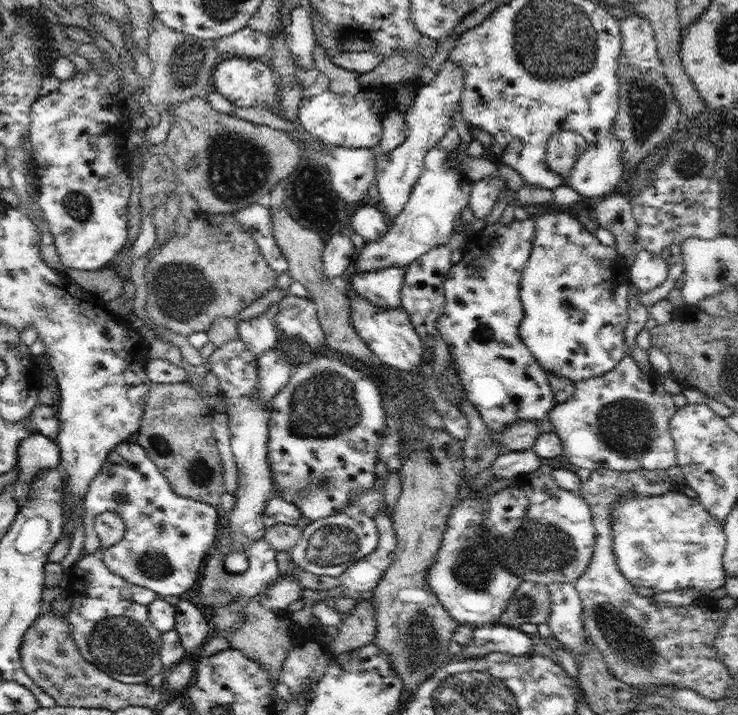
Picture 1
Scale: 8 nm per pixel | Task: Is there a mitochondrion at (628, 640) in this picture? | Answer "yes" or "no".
yes

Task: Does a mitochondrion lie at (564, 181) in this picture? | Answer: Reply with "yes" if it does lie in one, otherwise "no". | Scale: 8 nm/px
no

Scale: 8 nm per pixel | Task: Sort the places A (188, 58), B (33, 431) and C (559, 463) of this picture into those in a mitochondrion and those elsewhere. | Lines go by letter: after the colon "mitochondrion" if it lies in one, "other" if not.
A: mitochondrion
B: other
C: other

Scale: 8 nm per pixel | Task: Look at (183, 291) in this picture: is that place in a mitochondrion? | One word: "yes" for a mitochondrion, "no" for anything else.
yes

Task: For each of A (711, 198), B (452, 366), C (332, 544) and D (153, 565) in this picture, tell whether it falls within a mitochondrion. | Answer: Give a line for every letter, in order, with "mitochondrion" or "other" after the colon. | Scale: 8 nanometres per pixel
A: other
B: other
C: mitochondrion
D: mitochondrion

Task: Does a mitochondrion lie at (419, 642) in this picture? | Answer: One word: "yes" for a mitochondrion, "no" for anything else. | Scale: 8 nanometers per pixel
yes

